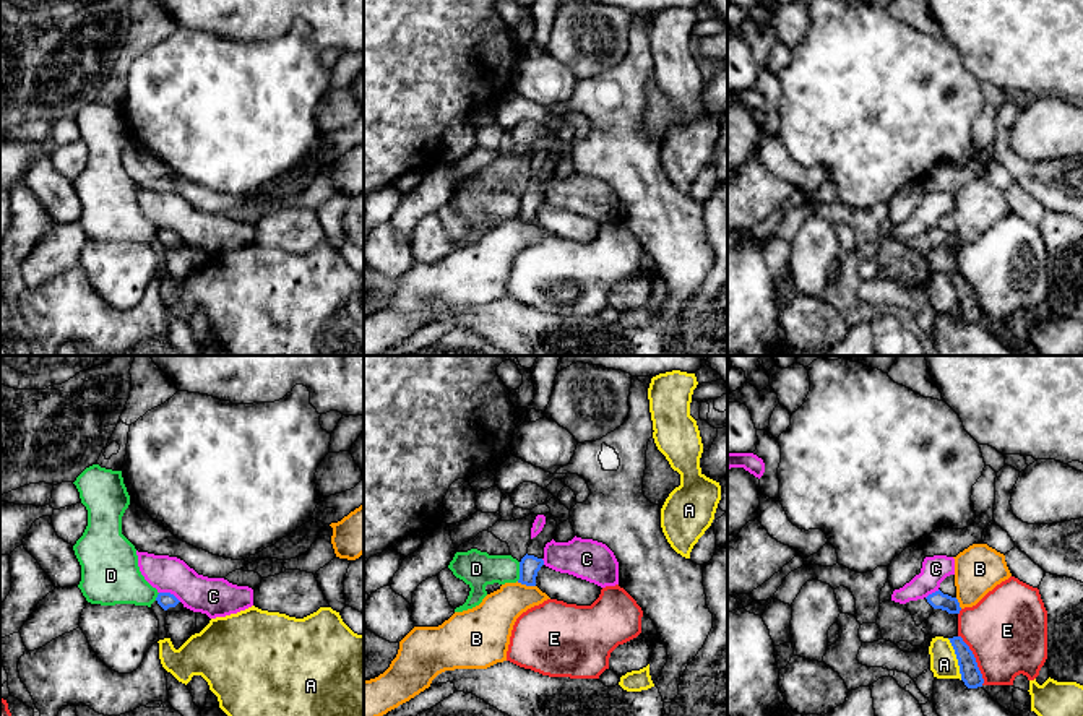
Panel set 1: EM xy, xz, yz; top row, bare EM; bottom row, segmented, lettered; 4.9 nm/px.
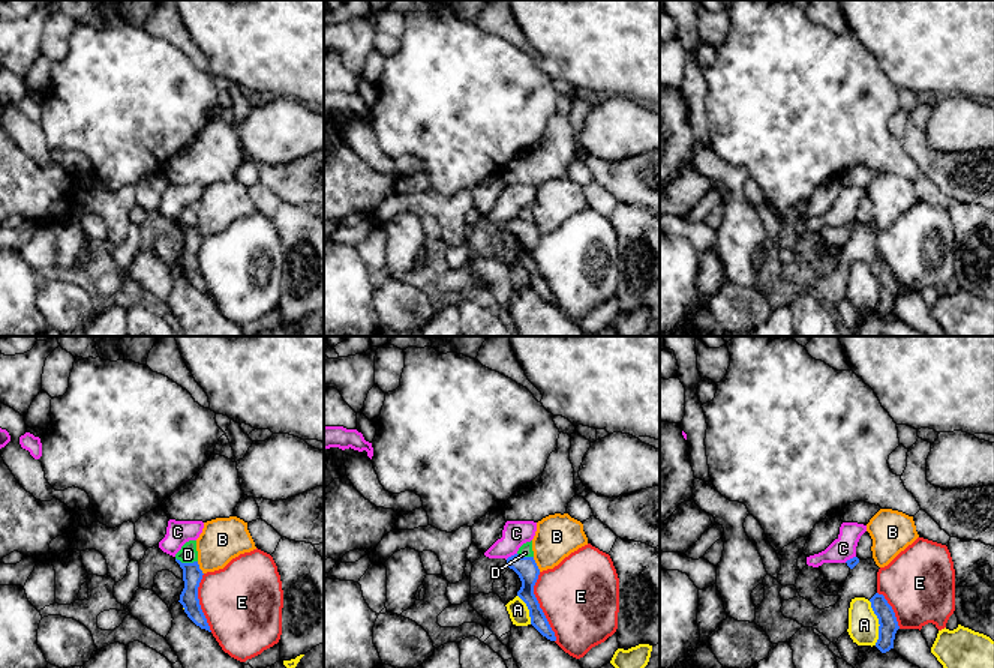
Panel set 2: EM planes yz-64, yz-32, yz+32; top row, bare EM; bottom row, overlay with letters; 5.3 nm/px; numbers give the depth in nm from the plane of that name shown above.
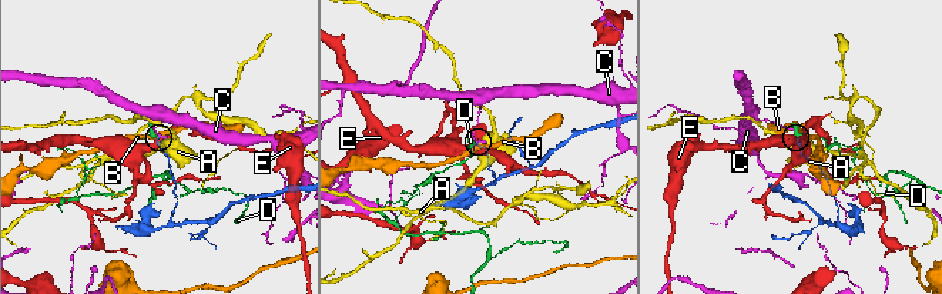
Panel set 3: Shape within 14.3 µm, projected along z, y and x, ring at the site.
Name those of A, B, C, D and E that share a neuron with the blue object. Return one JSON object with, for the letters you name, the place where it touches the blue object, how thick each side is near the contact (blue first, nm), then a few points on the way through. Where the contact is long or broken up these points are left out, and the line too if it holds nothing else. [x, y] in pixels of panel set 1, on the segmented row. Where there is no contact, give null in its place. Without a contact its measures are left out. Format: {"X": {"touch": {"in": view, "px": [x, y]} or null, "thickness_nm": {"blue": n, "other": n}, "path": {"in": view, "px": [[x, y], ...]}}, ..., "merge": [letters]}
{"merge": []}

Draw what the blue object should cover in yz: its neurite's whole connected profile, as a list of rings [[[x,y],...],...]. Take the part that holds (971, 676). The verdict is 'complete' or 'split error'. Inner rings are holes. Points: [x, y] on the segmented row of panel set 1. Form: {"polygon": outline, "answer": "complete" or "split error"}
{"polygon": [[[953,636],[948,640],[955,649],[958,666],[960,666],[961,680],[964,682],[964,685],[968,688],[982,687],[984,679],[982,679],[982,674],[977,667],[976,658],[973,654],[973,651],[969,649],[969,646],[963,641],[961,636]]], "answer": "complete"}

